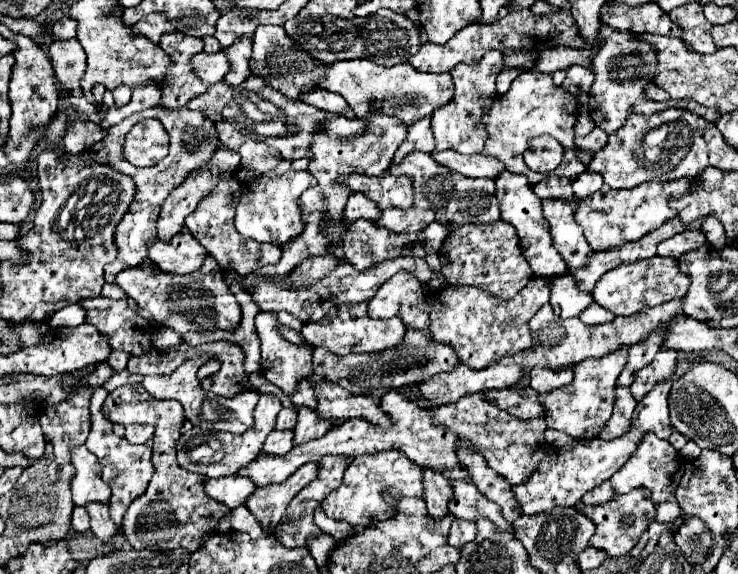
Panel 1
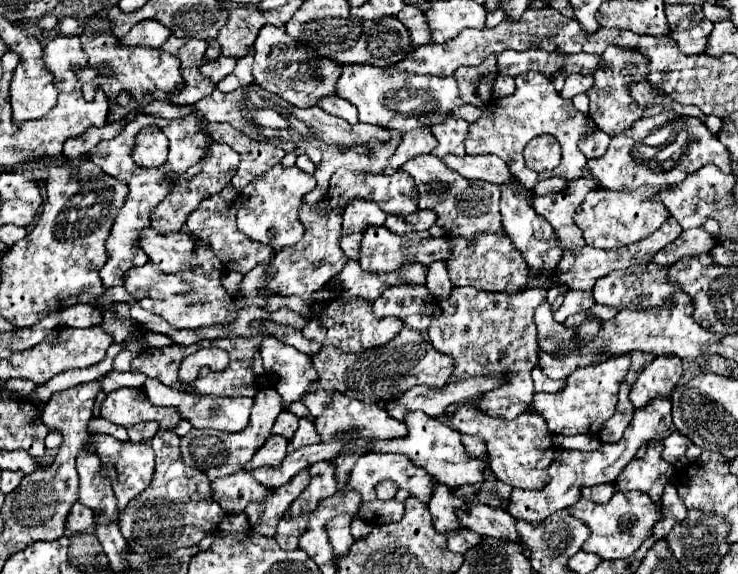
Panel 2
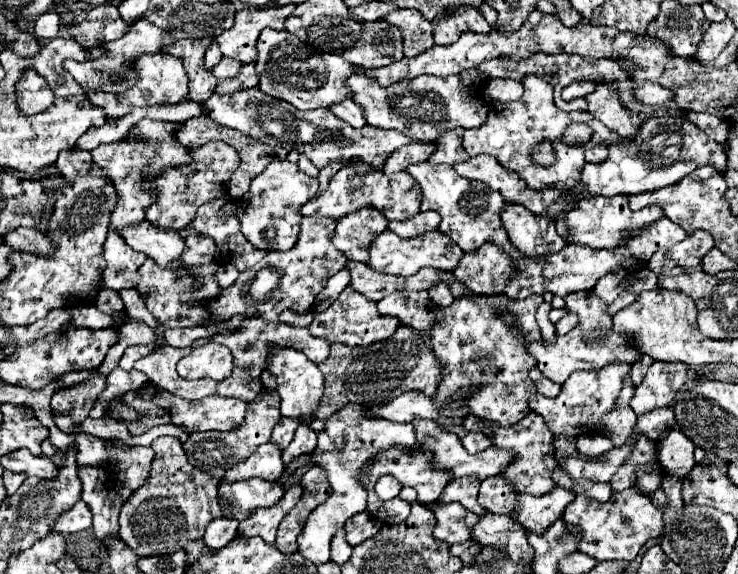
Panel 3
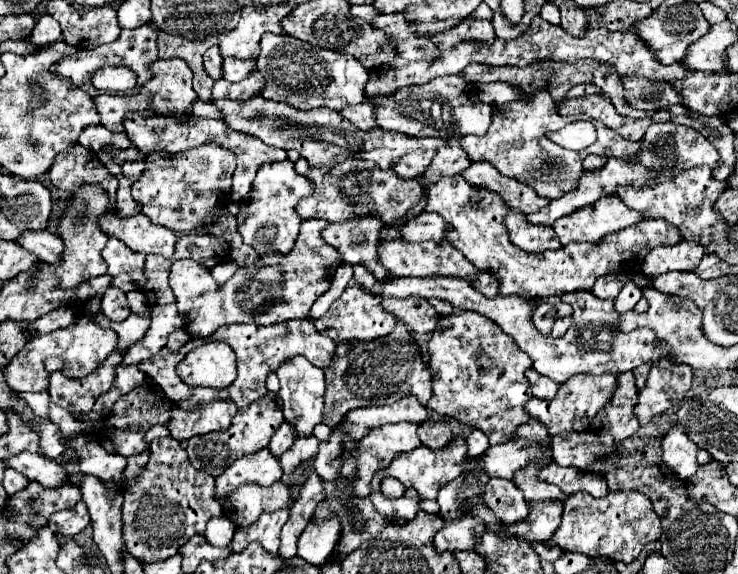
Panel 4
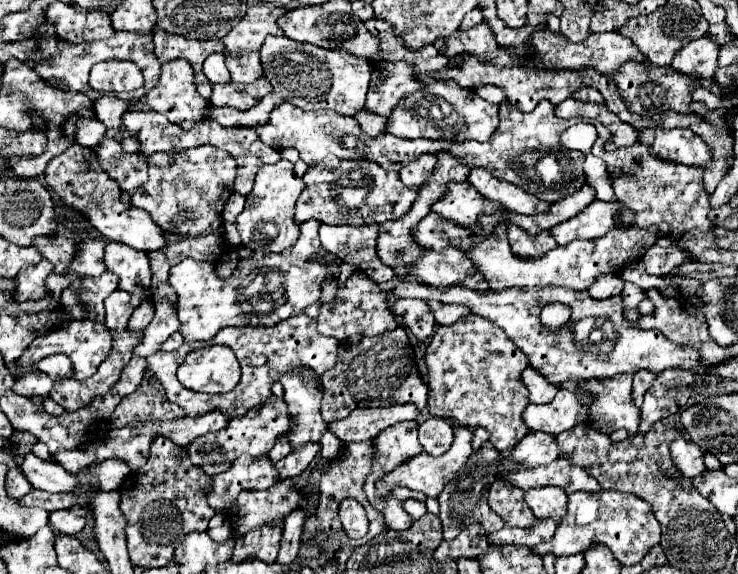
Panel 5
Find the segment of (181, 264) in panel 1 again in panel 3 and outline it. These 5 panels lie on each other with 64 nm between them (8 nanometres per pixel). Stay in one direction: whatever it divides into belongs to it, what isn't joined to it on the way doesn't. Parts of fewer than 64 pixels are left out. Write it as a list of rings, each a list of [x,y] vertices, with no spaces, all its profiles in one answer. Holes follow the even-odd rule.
[[[148,222],[138,224],[136,228],[124,228],[120,230],[120,234],[130,248],[144,252],[152,260],[156,260],[160,268],[174,264],[186,250],[186,240],[180,236],[180,232],[156,228]]]

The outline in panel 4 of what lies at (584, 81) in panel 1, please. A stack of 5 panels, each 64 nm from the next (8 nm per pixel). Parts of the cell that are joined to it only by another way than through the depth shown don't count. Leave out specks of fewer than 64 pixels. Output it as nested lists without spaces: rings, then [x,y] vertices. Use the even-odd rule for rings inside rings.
[[[576,84],[576,86],[572,86],[572,88],[568,90],[566,98],[568,98],[568,100],[572,100],[572,98],[582,98],[582,96],[594,94],[594,92],[596,92],[596,88],[594,88],[592,84]]]

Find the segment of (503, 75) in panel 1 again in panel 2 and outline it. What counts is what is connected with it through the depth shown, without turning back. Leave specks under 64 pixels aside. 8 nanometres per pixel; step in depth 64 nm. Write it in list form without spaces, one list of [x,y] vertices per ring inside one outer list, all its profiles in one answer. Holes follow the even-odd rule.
[[[498,74],[494,80],[494,88],[492,88],[492,96],[496,98],[504,98],[508,94],[515,91],[514,78],[512,76],[502,76]]]

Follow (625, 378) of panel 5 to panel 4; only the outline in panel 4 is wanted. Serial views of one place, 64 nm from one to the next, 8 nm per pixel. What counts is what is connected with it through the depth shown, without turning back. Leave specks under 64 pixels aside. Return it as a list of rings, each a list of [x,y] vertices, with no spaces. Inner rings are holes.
[[[622,372],[620,374],[620,384],[616,390],[616,396],[612,396],[612,404],[592,420],[592,428],[596,432],[606,432],[614,436],[616,442],[622,442],[630,434],[634,434],[640,427],[638,418],[632,412],[636,404],[636,384],[634,384],[634,374],[632,372]]]

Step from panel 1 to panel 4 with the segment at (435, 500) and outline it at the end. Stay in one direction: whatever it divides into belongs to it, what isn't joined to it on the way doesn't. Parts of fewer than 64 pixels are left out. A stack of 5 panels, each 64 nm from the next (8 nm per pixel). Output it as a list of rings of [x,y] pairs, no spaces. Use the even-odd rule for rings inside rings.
[[[458,516],[454,520],[444,520],[444,528],[436,532],[436,550],[464,550],[476,548],[480,542],[480,532],[484,532],[484,522],[474,516]]]

